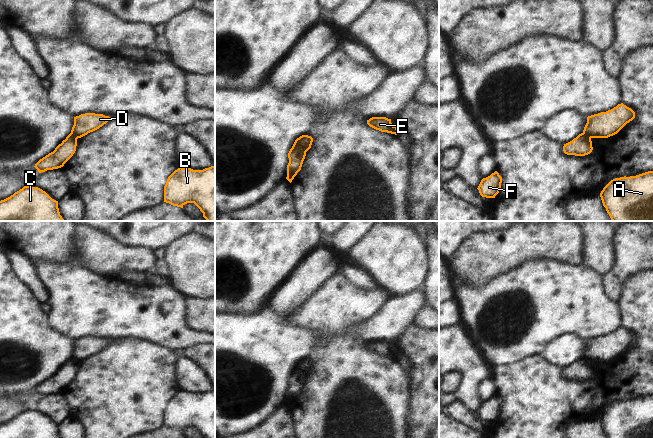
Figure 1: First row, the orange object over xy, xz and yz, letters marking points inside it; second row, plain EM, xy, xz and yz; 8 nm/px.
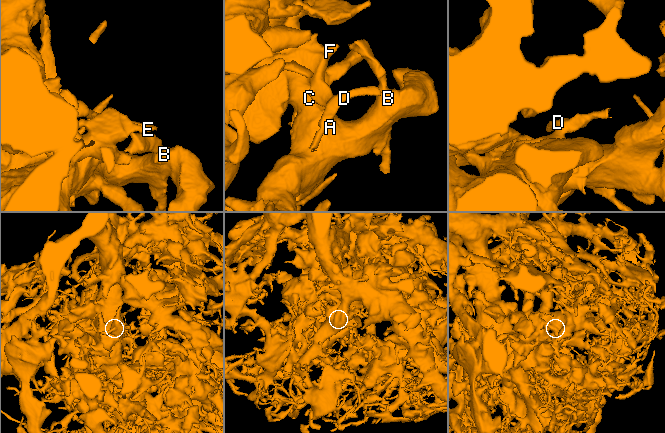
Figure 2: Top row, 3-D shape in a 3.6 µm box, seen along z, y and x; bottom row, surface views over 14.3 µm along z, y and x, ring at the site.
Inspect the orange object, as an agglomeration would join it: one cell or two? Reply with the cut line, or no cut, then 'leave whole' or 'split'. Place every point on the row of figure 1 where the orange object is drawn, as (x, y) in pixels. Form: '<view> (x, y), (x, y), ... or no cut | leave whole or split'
yz (583, 132), (590, 138) | split

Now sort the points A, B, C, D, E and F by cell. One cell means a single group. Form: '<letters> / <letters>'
A B C F / D E

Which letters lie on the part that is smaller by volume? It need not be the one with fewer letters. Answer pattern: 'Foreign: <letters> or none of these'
Foreign: D, E

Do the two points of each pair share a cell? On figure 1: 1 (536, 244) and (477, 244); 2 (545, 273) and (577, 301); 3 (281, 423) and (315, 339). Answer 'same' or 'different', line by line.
1: same
2: same
3: different

